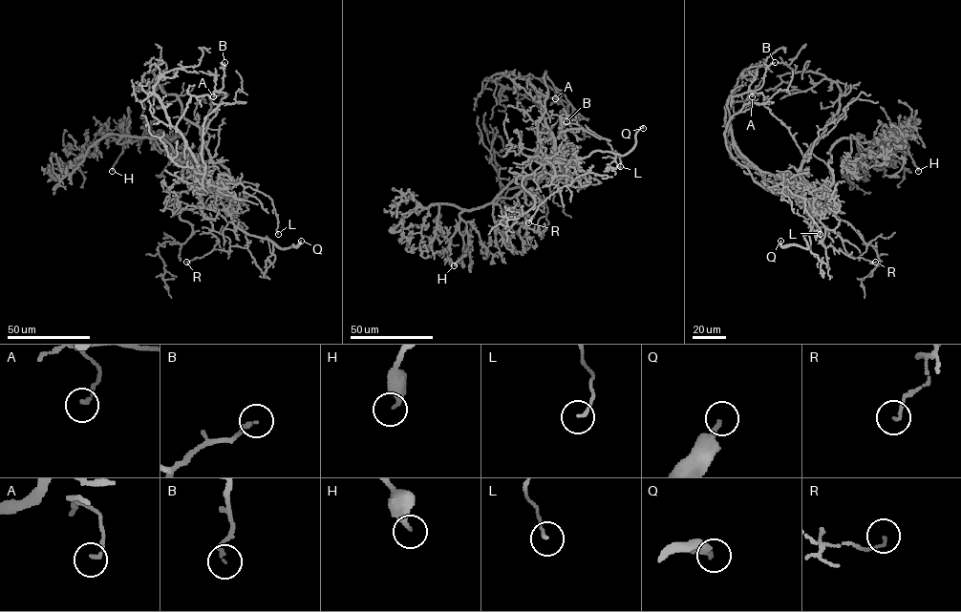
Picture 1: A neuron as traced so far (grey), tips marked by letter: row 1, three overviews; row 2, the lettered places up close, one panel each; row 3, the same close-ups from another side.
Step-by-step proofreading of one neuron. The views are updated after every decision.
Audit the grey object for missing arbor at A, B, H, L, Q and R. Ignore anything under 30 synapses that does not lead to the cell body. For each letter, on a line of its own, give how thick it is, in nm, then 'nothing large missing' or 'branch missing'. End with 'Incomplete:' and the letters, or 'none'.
A: calibre 130 nm; nothing large missing
B: calibre 160 nm; nothing large missing
H: calibre 280 nm; nothing large missing
L: calibre 120 nm; nothing large missing
Q: calibre 220 nm; branch missing
R: calibre 100 nm; nothing large missing
Incomplete: Q

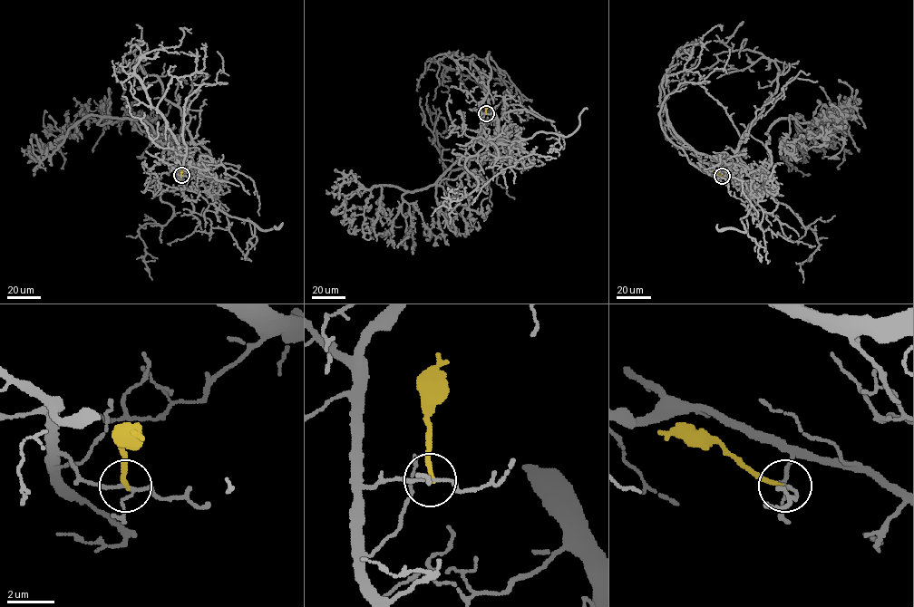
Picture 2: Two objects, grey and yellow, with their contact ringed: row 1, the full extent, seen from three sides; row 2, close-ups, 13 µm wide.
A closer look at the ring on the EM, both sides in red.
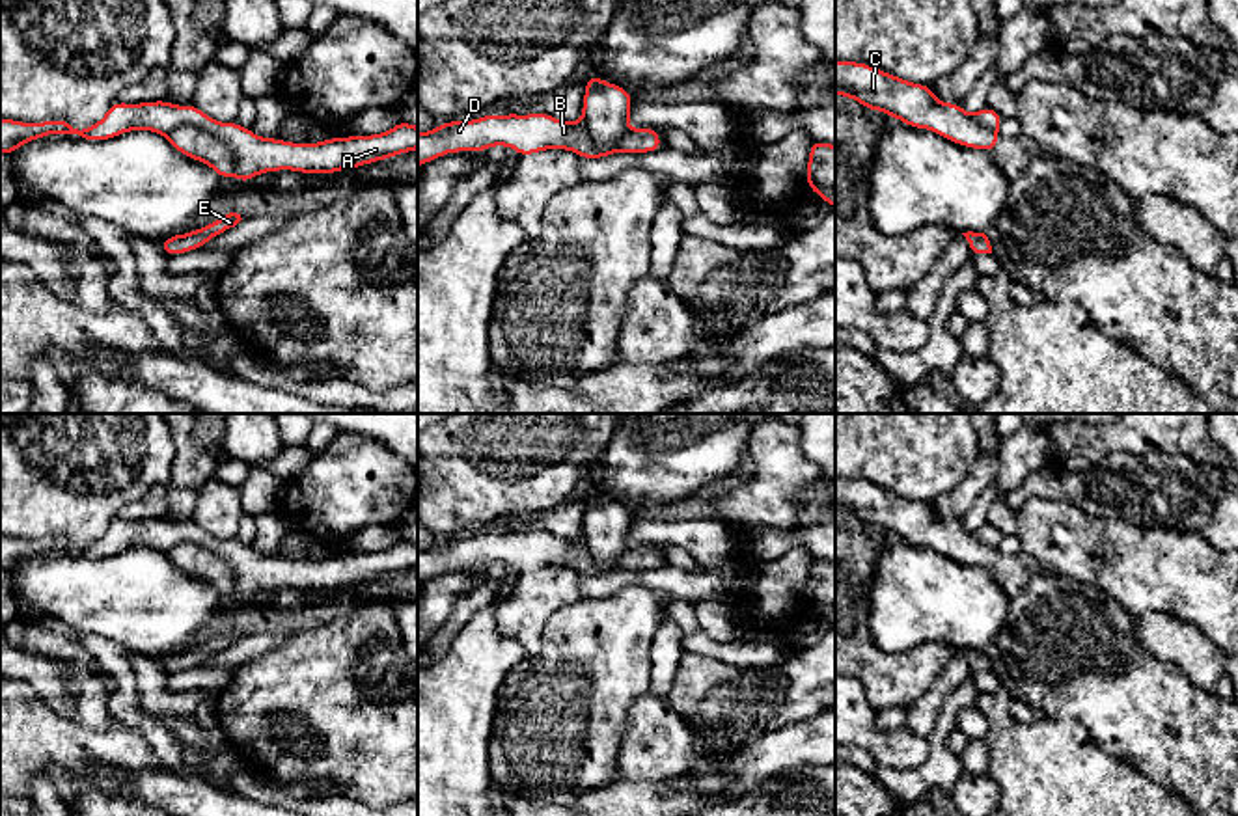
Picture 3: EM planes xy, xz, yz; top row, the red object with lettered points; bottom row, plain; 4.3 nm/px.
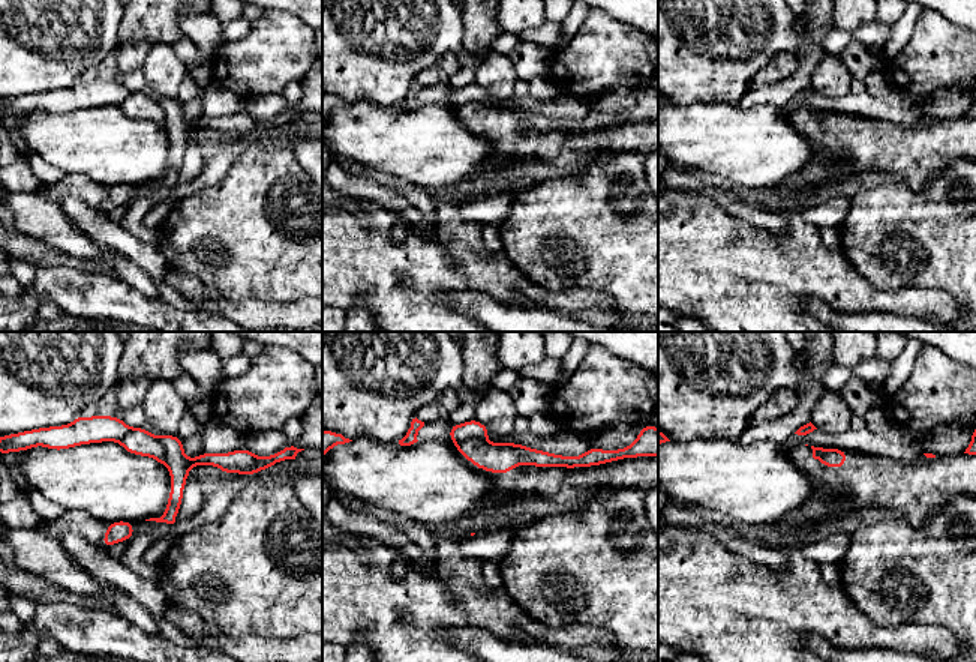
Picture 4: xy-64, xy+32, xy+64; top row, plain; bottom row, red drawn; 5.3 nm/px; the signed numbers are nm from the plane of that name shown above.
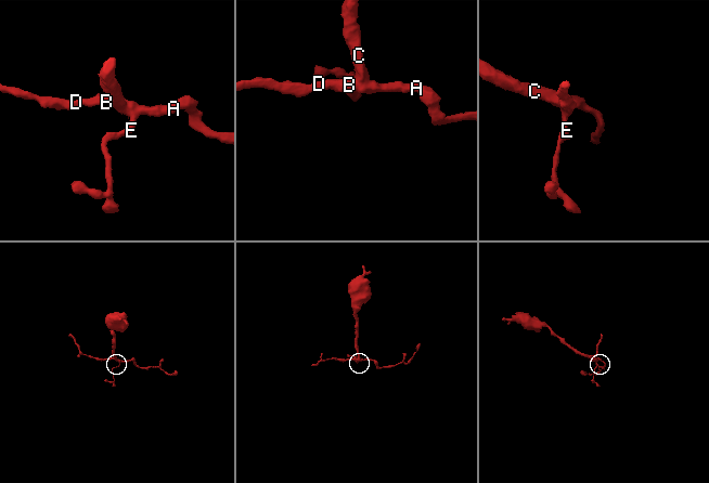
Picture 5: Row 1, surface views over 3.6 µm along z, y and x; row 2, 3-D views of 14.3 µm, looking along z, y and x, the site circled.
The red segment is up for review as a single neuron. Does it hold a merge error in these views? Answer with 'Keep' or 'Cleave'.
Cleave

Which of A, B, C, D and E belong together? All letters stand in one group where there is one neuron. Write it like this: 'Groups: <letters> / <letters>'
Groups: A B D E / C

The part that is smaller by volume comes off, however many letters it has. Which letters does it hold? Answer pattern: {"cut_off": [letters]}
{"cut_off": ["A", "B", "D", "E"]}

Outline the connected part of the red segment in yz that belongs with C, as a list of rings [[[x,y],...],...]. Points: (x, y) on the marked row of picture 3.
[[[835,60],[835,95],[850,97],[867,110],[886,112],[914,129],[928,129],[964,147],[992,155],[997,130],[975,123],[956,102],[940,102],[932,86],[902,80],[860,61]]]

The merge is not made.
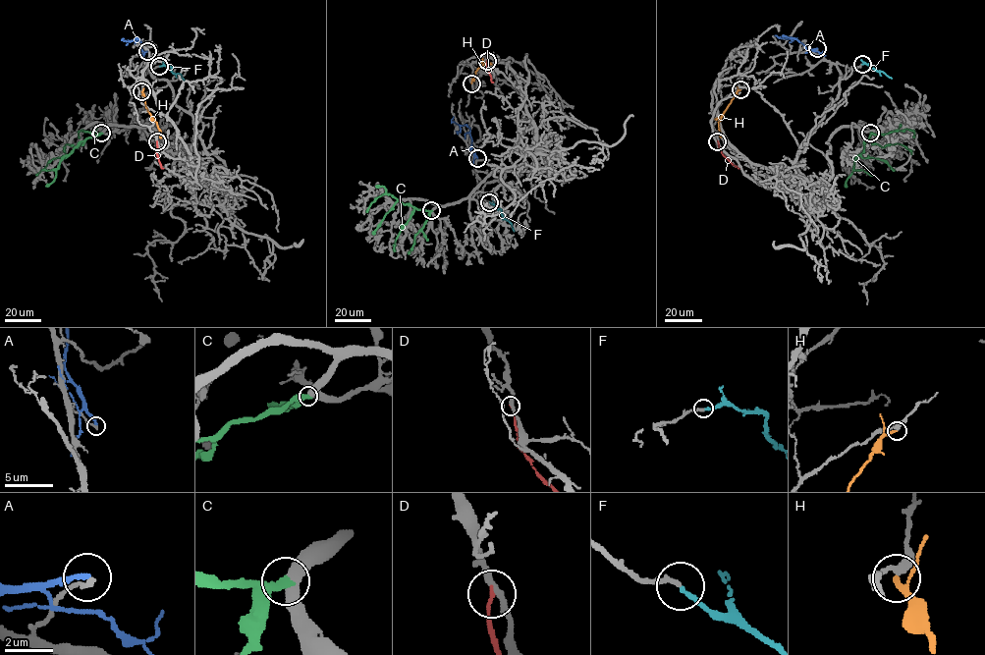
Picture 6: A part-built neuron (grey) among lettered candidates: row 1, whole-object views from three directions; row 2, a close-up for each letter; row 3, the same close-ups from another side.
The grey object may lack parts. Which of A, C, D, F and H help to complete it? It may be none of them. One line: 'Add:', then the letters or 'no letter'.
Add: F

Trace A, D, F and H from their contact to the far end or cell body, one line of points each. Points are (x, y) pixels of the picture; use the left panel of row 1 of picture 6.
A: (147, 51), (141, 50), (139, 39), (128, 40), (126, 45)
D: (156, 141), (156, 154), (163, 168)
F: (159, 66), (170, 66), (184, 80)
H: (141, 91), (161, 137)

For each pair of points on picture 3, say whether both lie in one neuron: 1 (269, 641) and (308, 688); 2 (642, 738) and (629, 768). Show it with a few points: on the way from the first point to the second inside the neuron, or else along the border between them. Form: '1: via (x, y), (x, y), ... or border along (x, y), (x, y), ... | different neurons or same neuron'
1: border along (288, 638), (235, 667) | different neurons
2: via (642, 746), (642, 755), (636, 761) | same neuron

